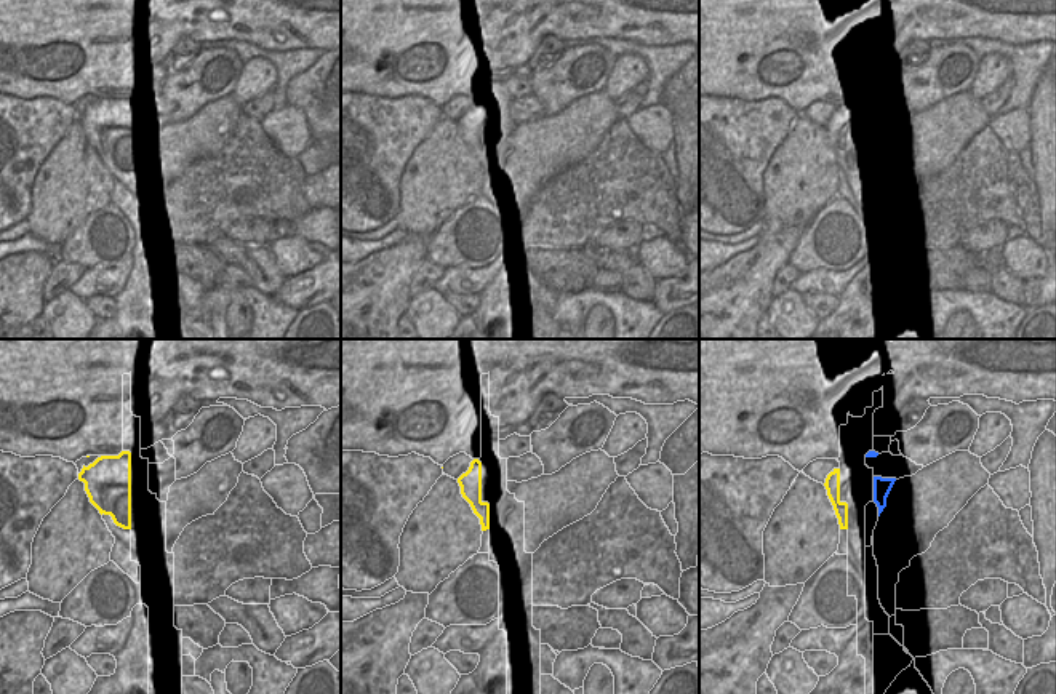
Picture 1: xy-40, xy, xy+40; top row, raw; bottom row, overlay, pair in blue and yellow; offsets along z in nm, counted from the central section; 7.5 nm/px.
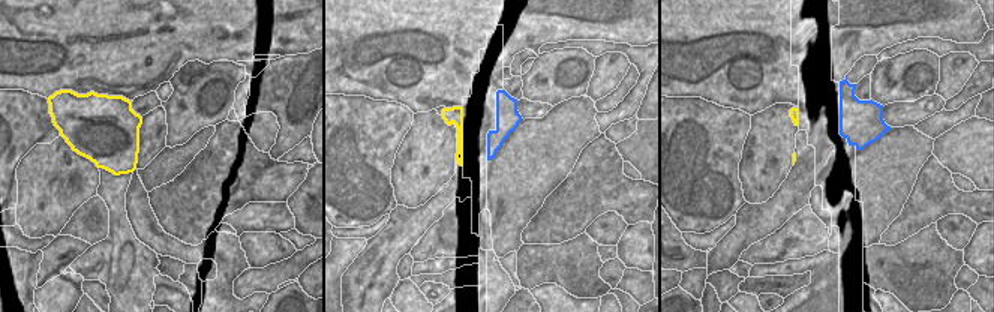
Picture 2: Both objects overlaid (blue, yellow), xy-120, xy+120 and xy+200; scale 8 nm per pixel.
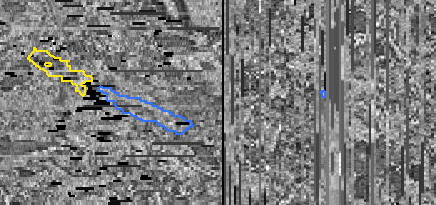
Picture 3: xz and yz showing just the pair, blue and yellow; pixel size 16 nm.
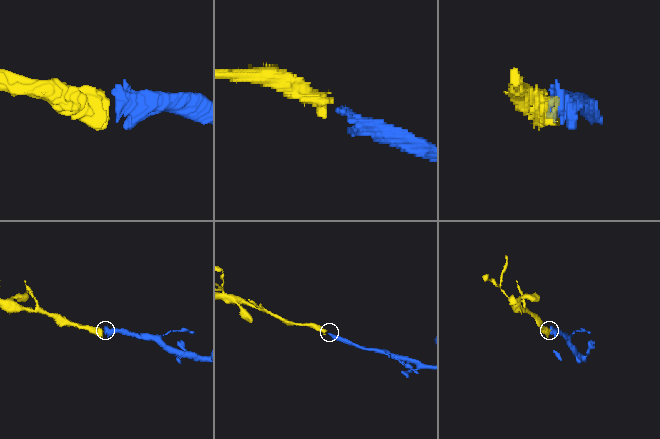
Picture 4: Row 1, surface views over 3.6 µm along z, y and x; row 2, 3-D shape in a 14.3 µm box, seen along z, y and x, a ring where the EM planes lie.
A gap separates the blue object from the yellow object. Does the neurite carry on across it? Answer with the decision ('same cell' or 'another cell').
same cell

